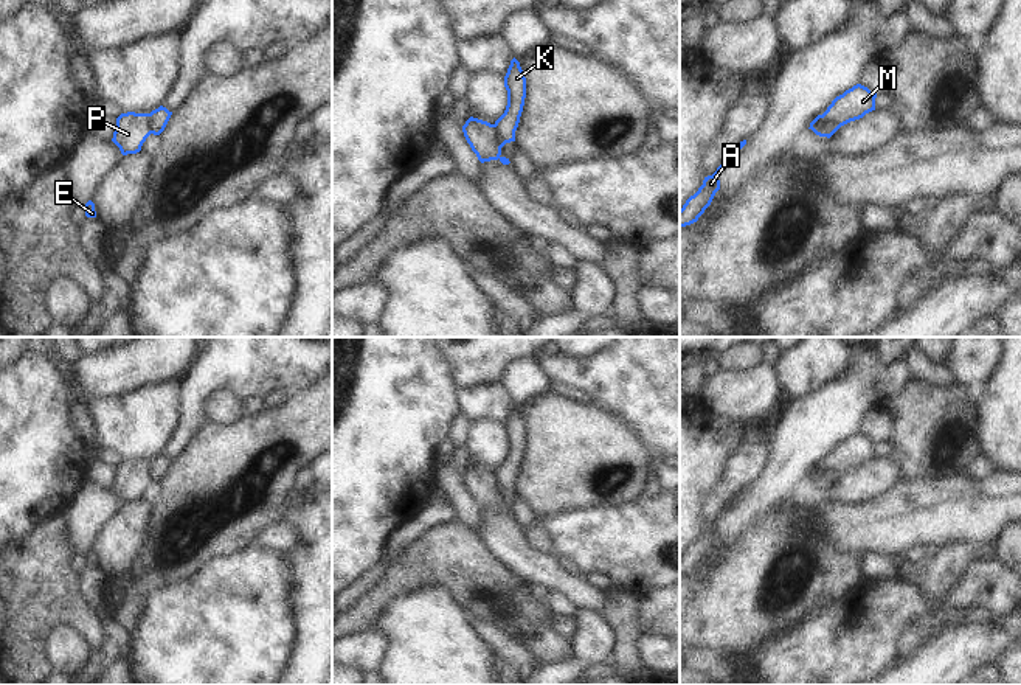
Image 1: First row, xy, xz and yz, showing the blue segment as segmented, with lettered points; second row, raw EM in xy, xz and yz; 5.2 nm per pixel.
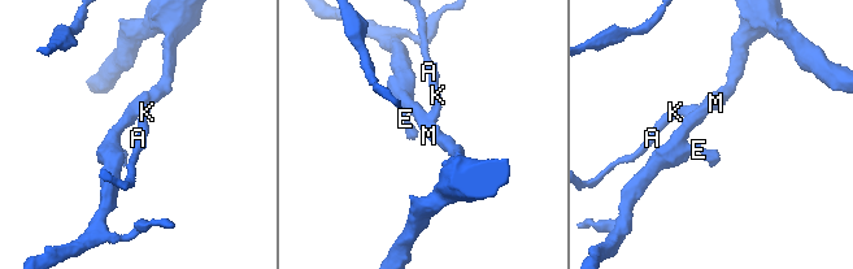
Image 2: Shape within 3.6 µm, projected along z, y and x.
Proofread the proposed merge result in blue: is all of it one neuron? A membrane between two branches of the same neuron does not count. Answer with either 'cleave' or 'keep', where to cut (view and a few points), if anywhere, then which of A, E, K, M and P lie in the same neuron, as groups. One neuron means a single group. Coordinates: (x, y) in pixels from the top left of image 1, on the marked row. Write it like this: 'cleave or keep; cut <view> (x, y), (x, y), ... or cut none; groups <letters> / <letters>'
cleave; cut xz (492, 125), (494, 135), (501, 146); groups A K / E M P

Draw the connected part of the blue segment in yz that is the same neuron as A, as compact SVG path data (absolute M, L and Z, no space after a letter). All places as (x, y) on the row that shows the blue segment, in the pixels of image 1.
M746 140L737 143L729 151L729 154L722 162L722 165L717 168L717 171L712 176L704 177L703 185L698 188L698 191L686 200L686 203L680 210L680 228L697 222L698 217L704 213L704 210L711 205L715 193L720 190L720 180L718 180L720 169L732 157L739 155L740 149L745 144L746 144Z

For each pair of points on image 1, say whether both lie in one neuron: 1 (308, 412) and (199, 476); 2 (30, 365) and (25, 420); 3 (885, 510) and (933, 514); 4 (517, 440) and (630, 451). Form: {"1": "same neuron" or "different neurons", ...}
{"1": "same neuron", "2": "same neuron", "3": "same neuron", "4": "different neurons"}

